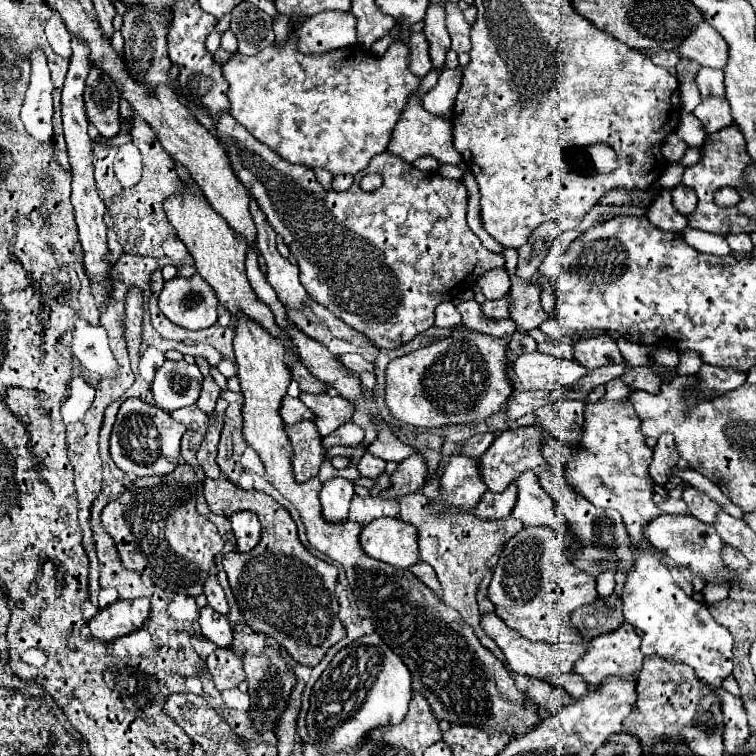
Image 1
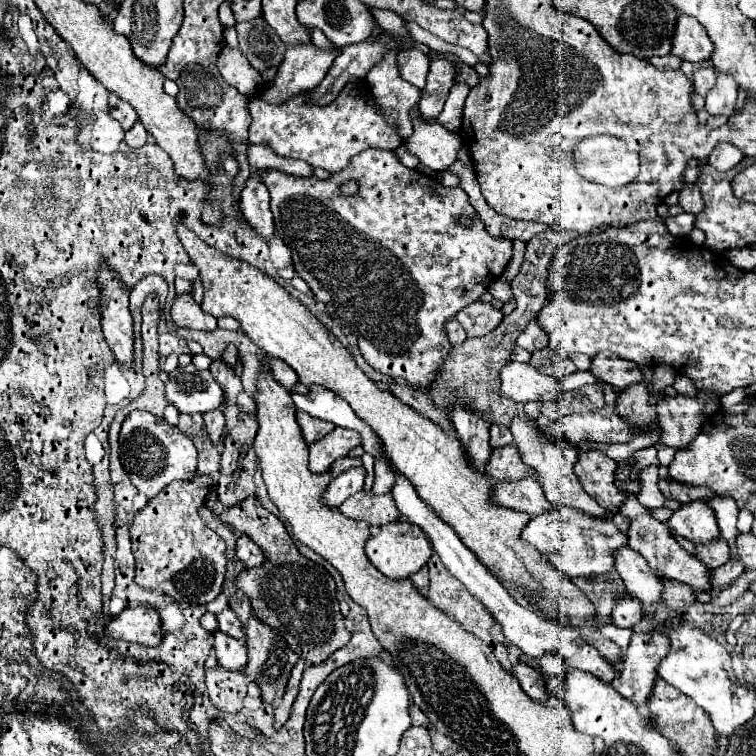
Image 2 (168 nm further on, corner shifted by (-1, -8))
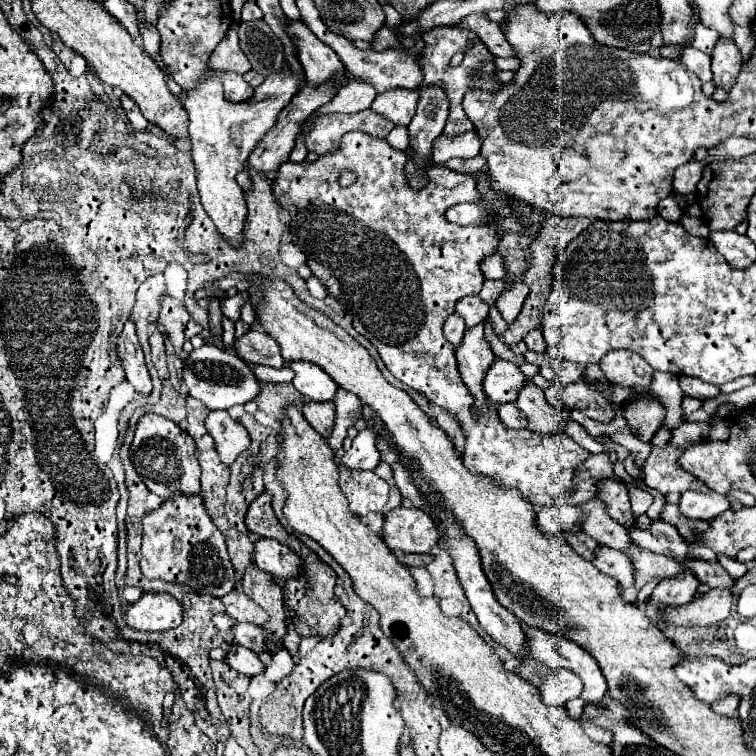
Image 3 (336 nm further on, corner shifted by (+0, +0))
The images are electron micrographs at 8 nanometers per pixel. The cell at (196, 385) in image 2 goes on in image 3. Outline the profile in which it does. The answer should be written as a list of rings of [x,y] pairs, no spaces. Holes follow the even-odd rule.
[[[202,345],[200,349],[194,349],[184,359],[182,371],[182,383],[188,387],[188,395],[200,399],[210,411],[244,405],[252,401],[260,391],[260,385],[250,367],[238,355],[226,349],[218,349],[214,345]]]

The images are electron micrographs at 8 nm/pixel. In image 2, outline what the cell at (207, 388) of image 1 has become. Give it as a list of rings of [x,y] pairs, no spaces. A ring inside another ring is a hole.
[[[209,411],[203,415],[205,419],[205,427],[207,427],[207,433],[209,433],[209,439],[213,445],[219,445],[223,441],[223,435],[225,435],[225,417],[221,411]]]

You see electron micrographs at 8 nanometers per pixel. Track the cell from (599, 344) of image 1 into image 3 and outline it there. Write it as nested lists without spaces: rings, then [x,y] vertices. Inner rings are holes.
[[[608,351],[604,359],[600,359],[600,367],[606,379],[614,387],[636,387],[636,391],[648,391],[654,369],[634,355],[632,351]]]

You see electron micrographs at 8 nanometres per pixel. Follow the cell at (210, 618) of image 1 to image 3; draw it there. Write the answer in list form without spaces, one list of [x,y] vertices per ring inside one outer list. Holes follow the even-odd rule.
[[[238,643],[230,645],[226,653],[226,663],[238,673],[244,673],[248,677],[264,671],[264,663],[258,659],[258,655],[254,651],[248,651],[248,647],[240,647]]]

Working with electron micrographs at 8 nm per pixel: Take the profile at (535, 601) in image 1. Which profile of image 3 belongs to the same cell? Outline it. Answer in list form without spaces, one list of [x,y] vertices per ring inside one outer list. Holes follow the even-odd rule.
[[[552,669],[544,675],[540,685],[542,701],[548,705],[566,705],[566,701],[580,697],[582,683],[566,669]]]

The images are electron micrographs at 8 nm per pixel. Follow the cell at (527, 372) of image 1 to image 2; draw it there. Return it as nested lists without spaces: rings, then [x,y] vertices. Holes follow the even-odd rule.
[[[507,363],[501,371],[499,393],[515,403],[529,401],[551,401],[559,397],[561,383],[555,377],[535,371],[529,363]]]

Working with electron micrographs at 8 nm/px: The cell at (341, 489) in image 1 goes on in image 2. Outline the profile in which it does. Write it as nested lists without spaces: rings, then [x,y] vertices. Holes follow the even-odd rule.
[[[359,465],[359,467],[351,467],[347,469],[345,473],[341,473],[339,477],[335,477],[329,485],[329,489],[325,491],[323,495],[323,503],[329,505],[329,507],[339,507],[349,495],[357,493],[363,489],[363,483],[365,483],[365,467]]]

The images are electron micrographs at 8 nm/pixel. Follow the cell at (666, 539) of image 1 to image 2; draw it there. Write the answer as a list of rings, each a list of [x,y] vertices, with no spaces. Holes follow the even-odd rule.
[[[701,499],[681,505],[669,519],[669,527],[675,529],[677,535],[693,543],[707,543],[709,539],[719,539],[715,511]]]

